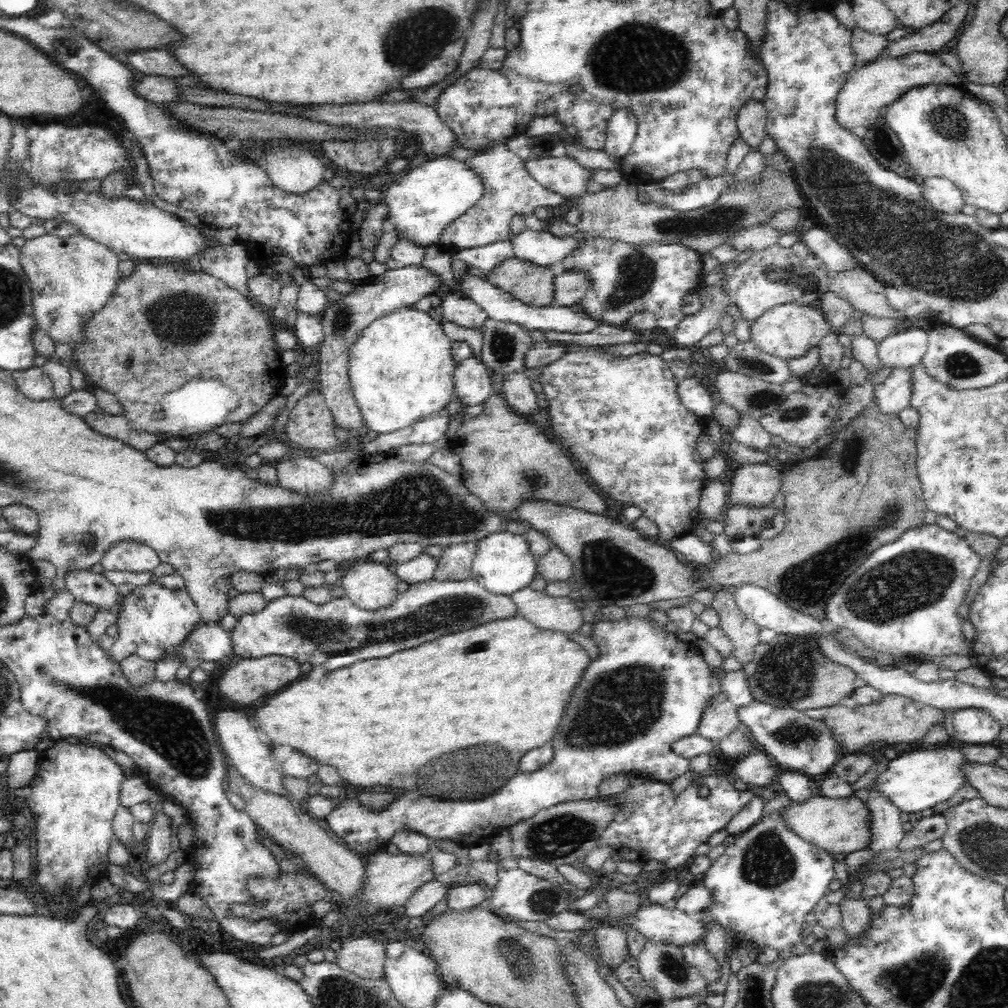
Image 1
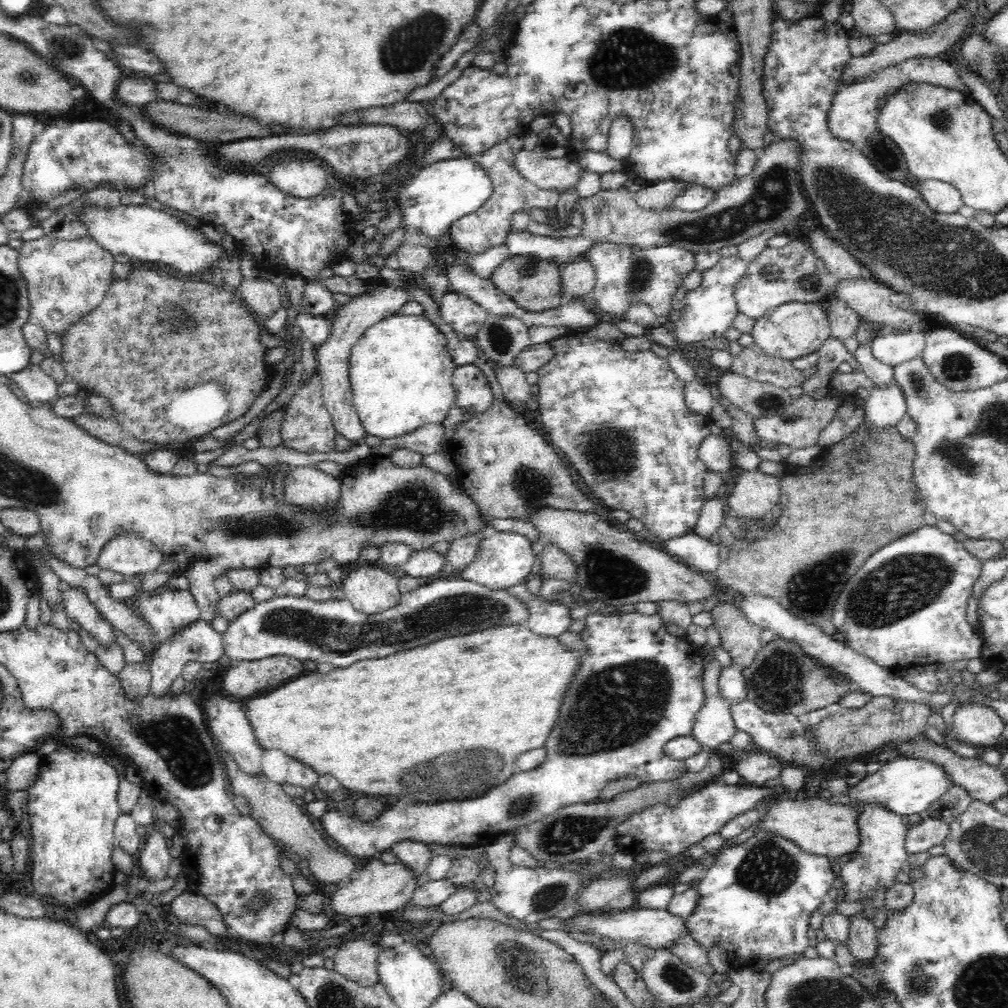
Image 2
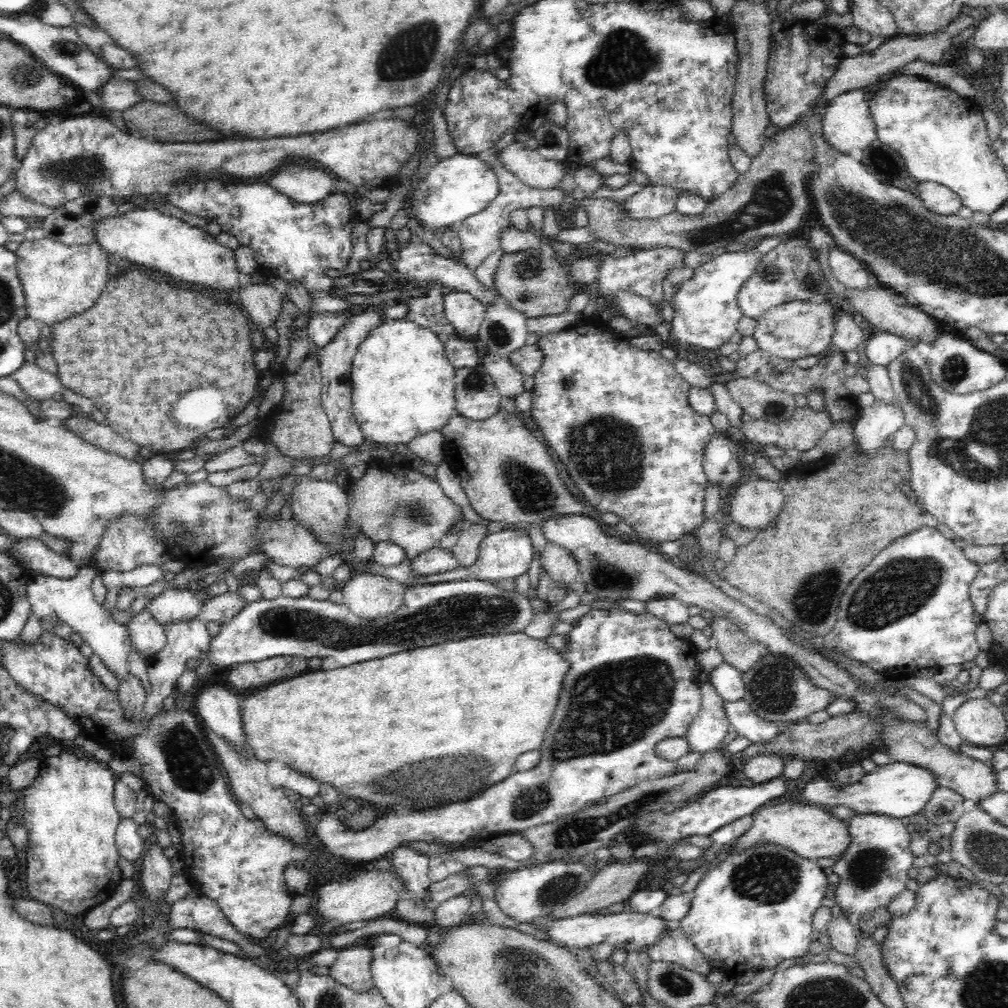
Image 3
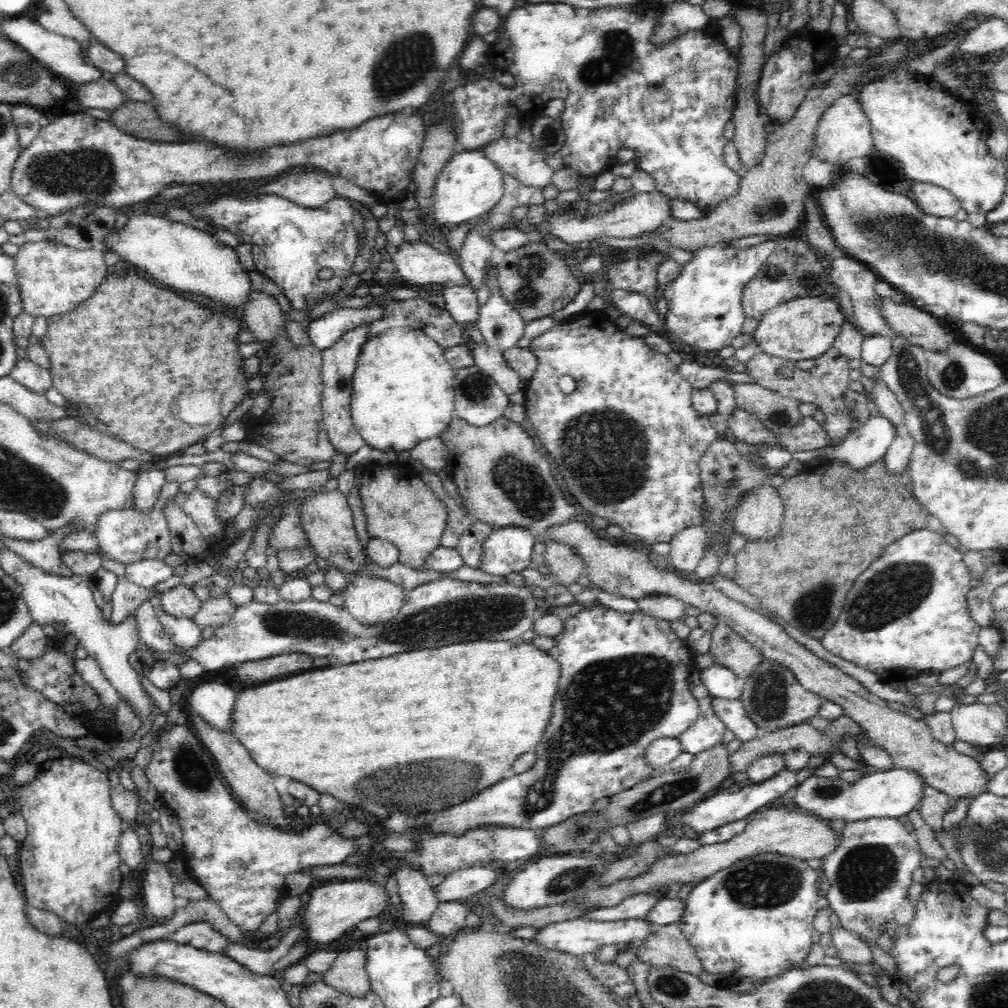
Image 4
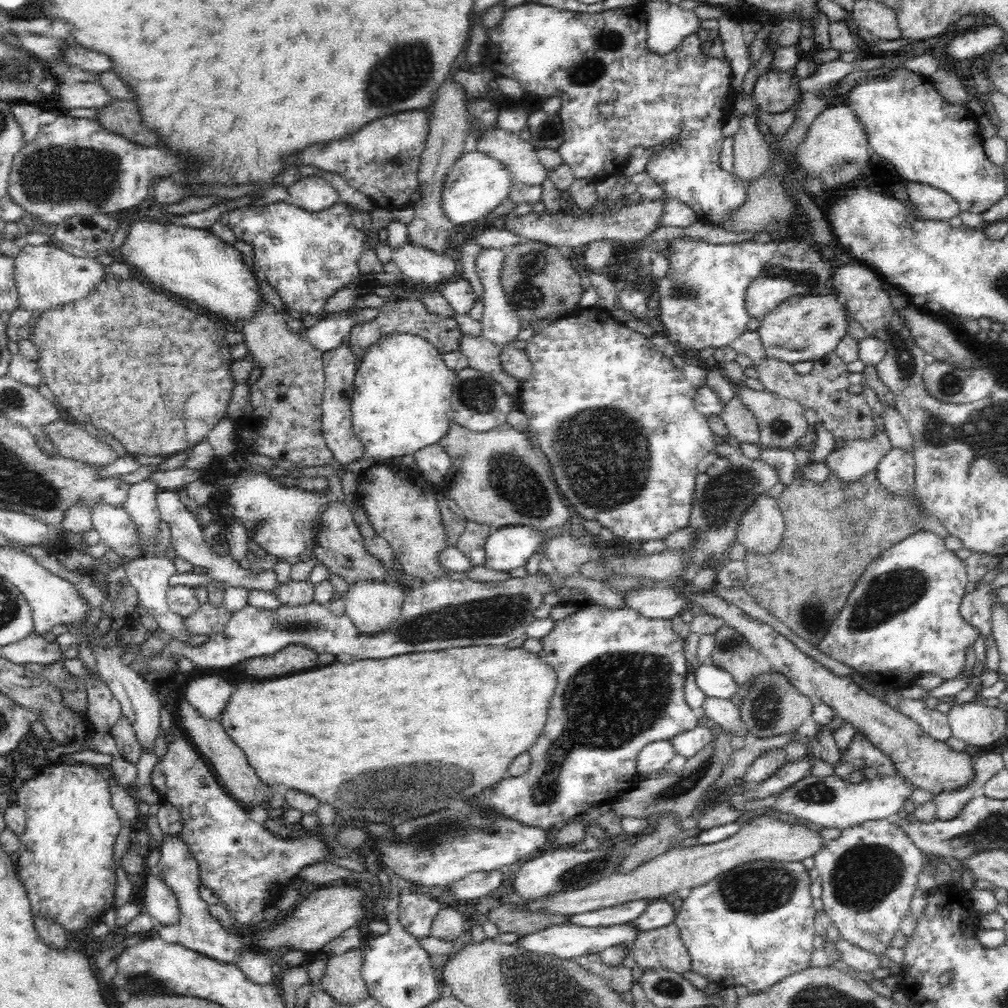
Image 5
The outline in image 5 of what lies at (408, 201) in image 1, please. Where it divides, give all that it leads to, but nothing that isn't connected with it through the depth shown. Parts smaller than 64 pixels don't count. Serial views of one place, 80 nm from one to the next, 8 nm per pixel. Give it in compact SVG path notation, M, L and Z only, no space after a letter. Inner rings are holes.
M468 149L459 155L443 179L441 197L444 217L454 225L467 224L488 217L504 202L504 199L507 199L512 182L510 171L502 162L488 154Z

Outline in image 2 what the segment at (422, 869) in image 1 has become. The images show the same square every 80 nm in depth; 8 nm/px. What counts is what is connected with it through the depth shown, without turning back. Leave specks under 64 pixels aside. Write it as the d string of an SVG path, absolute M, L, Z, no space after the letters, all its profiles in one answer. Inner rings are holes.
M372 860L359 868L356 876L348 884L339 886L327 894L330 898L330 910L338 916L346 916L346 919L370 914L390 913L404 907L413 898L414 889L420 884L420 875L409 865L405 864L382 864L380 860Z

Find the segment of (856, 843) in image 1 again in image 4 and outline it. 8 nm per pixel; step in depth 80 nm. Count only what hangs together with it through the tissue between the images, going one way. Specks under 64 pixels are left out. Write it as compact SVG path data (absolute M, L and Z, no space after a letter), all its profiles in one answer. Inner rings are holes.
M786 807L764 808L758 812L746 828L737 834L732 840L725 843L700 845L693 853L680 855L672 853L662 854L656 862L653 862L648 870L641 872L633 879L612 884L608 888L600 888L578 895L577 900L591 908L612 908L626 898L634 894L661 894L668 893L668 886L672 882L678 884L692 884L703 879L710 878L715 871L728 867L738 859L746 858L747 855L758 854L759 851L777 851L778 854L789 855L790 858L798 858L806 861L810 858L822 858L832 853L841 844L840 836L836 836L830 830L828 819L812 811L798 809L791 810Z

